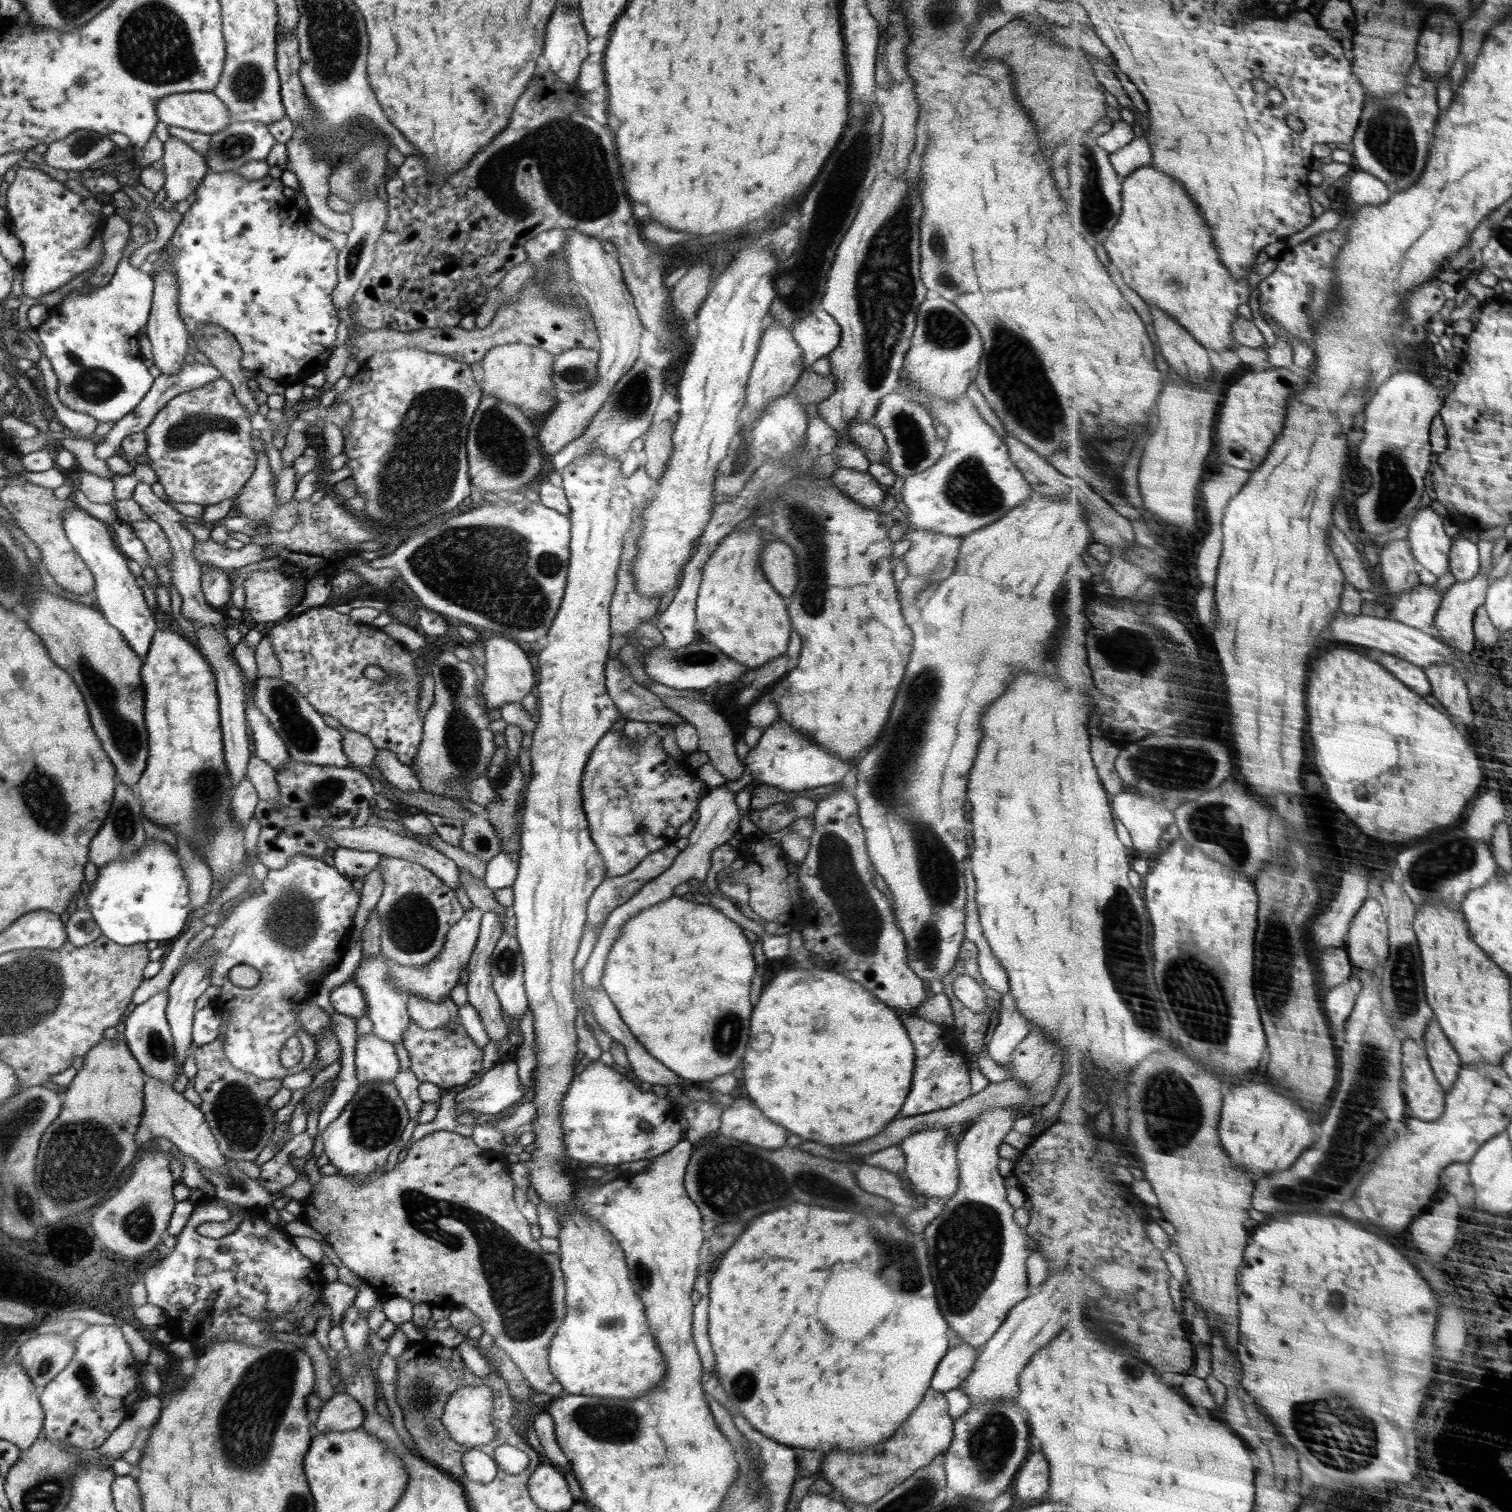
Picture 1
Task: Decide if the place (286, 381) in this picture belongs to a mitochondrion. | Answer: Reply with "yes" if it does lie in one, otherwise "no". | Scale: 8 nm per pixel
no

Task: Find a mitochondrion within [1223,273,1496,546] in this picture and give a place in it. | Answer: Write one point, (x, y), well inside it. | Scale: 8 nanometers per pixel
(1392, 476)

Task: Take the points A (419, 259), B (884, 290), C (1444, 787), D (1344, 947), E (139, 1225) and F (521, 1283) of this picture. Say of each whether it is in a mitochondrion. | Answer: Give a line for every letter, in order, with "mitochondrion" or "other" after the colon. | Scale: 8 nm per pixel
A: other
B: mitochondrion
C: other
D: other
E: mitochondrion
F: mitochondrion

